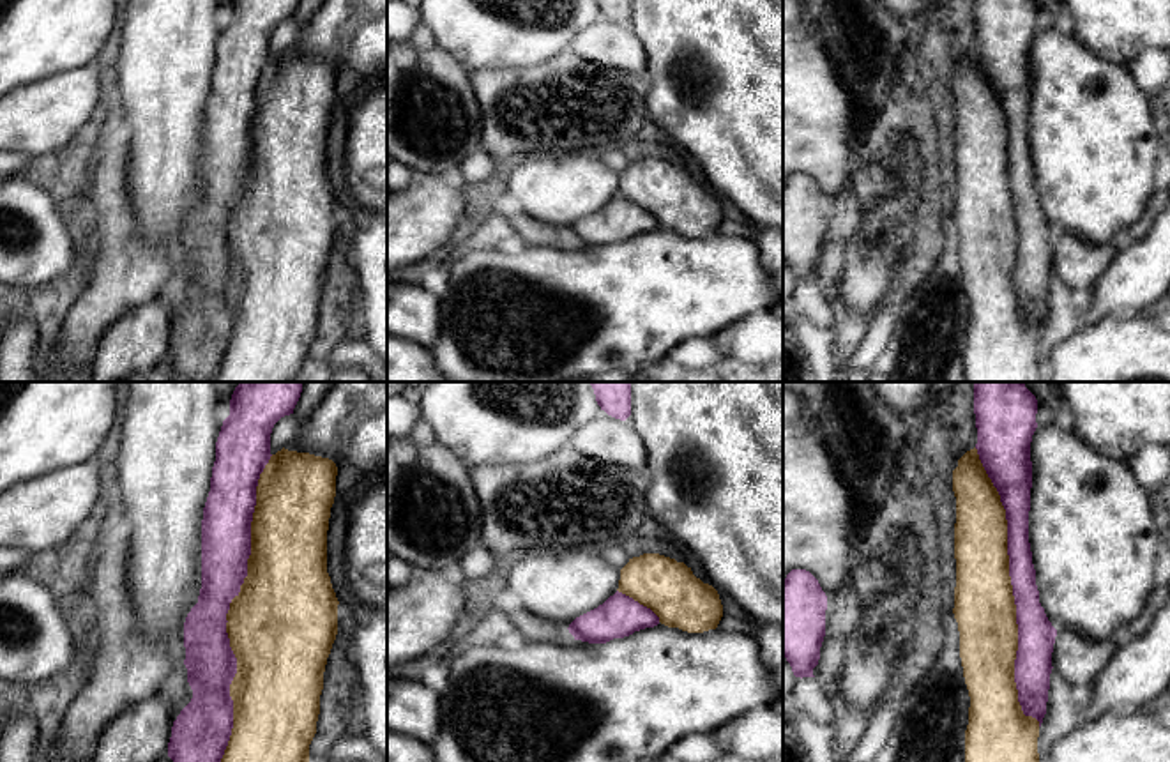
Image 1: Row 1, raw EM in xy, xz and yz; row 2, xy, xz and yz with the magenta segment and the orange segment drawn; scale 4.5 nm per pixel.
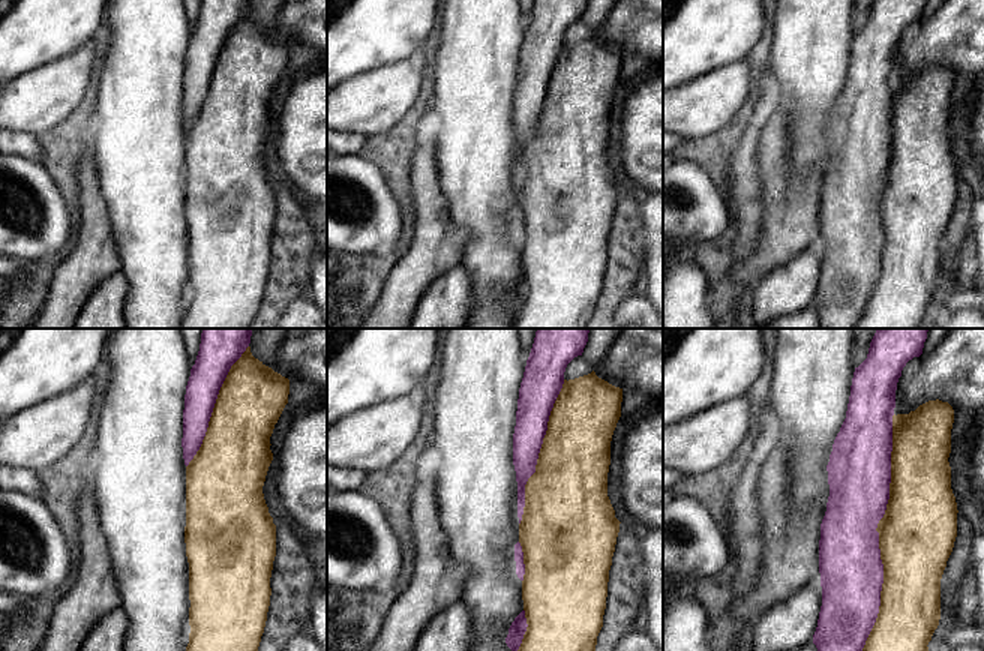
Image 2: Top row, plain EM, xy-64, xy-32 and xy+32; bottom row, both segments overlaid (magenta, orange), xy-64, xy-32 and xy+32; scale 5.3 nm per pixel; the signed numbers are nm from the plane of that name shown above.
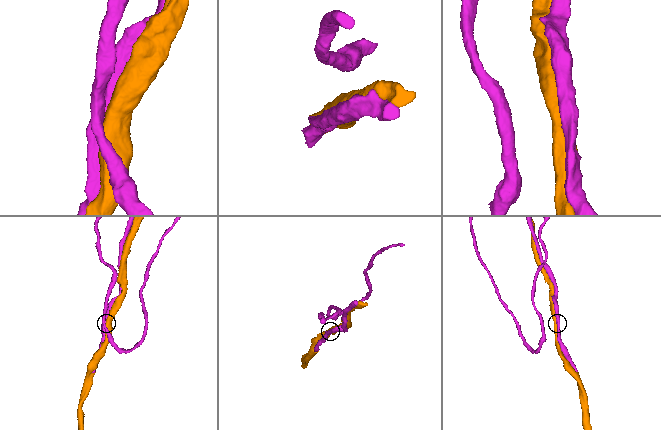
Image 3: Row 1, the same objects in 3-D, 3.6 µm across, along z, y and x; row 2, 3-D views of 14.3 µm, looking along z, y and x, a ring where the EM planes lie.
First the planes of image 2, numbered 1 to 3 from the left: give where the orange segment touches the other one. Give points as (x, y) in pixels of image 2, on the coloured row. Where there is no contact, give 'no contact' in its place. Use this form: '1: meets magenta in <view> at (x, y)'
1: meets magenta in xy-64 at (213, 407)
2: meets magenta in xy-32 at (539, 452)
3: meets magenta in xy+32 at (878, 533)

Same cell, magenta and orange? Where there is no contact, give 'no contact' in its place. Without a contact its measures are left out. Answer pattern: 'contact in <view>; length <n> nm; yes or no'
contact in xy; length 1400 nm; yes

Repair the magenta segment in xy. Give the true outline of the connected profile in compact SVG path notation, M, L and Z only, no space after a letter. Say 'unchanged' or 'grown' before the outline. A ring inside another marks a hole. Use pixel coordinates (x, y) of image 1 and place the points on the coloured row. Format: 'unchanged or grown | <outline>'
grown | M239 382L230 400L230 415L223 421L212 467L210 491L201 520L201 589L198 603L184 622L184 647L187 682L193 690L191 702L180 711L171 727L168 757L173 762L309 762L309 744L316 734L323 672L338 635L338 598L327 573L327 530L330 507L336 497L338 467L332 460L309 453L281 449L270 453L274 424L293 414L304 382Z

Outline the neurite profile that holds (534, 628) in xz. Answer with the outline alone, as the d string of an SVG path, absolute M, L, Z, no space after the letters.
M505 591L498 596L497 606L505 612L511 622L527 636L528 642L558 642L564 638L564 626L546 617L537 617L516 605Z

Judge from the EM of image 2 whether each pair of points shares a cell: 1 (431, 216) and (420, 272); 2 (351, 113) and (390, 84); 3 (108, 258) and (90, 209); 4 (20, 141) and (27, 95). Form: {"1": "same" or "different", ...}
{"1": "same", "2": "same", "3": "same", "4": "different"}

